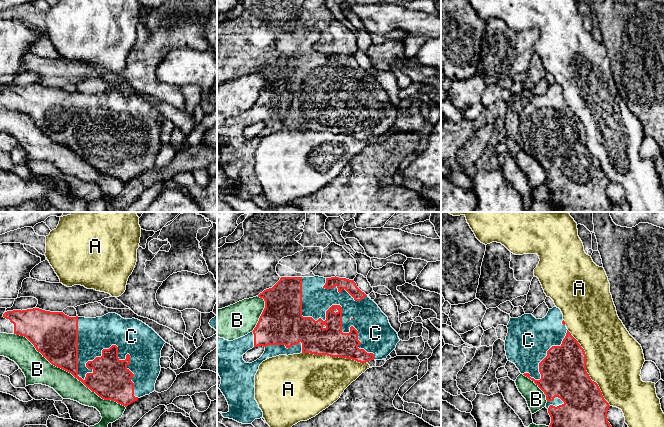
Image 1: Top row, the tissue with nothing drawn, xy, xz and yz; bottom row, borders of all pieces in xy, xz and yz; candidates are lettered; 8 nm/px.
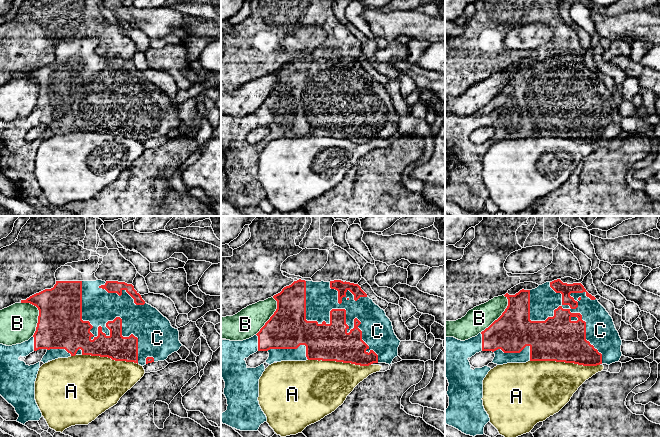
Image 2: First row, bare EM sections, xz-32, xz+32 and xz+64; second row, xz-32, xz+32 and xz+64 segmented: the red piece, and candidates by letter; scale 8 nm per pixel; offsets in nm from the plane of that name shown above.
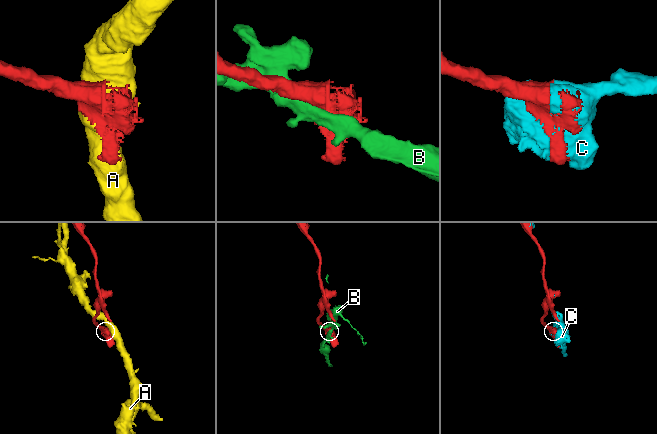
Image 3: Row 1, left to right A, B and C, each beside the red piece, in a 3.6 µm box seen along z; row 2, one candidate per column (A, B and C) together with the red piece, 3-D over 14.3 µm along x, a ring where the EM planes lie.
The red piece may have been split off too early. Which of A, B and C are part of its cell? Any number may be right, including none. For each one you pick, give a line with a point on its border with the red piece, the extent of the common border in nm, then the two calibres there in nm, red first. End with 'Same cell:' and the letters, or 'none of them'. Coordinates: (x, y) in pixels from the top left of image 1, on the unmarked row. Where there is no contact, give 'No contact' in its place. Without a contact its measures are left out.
C: Touches red at xy (95, 134). Shared border 800 nm. Thickness 320 nm (red) against 280 nm
Same cell: C

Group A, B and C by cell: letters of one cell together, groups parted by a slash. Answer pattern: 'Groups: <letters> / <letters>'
Groups: A / B / C

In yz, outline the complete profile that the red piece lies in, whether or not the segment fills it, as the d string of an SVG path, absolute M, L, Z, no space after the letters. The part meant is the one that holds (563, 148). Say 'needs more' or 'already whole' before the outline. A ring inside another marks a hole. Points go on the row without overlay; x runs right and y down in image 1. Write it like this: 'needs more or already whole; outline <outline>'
needs more; outline M556 82L549 85L547 91L542 95L536 95L532 90L524 90L518 94L510 94L507 101L508 109L505 116L505 127L508 137L514 139L519 145L520 149L531 155L546 171L546 184L551 193L551 199L549 201L552 212L612 212L612 202L608 198L607 188L610 183L609 179L604 175L602 168L598 160L591 156L589 150L586 147L586 130L584 125L578 119L578 117L568 107L565 97L563 96L563 90Z

